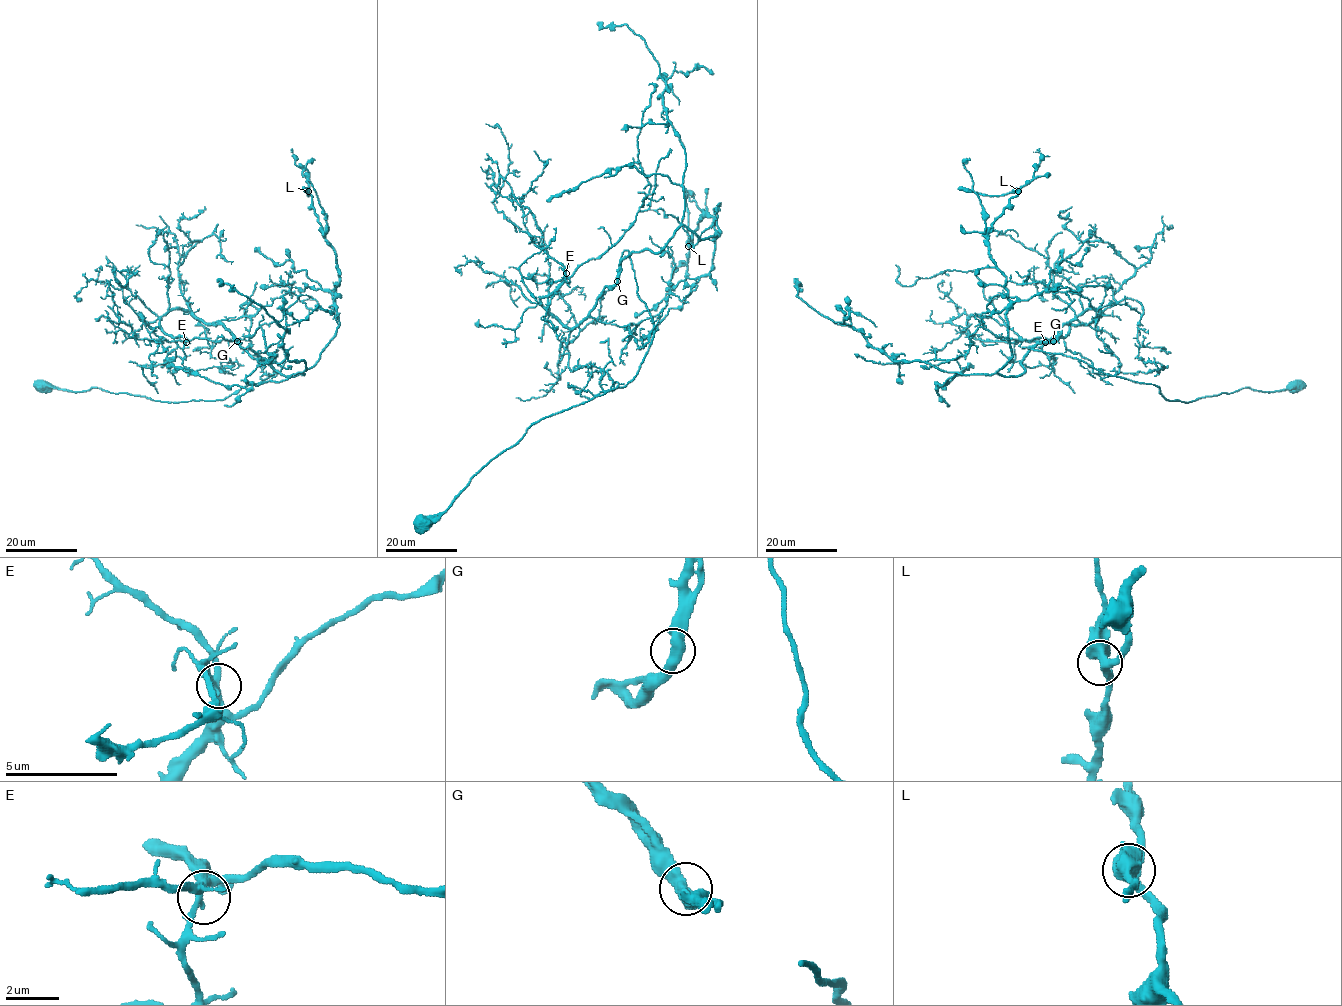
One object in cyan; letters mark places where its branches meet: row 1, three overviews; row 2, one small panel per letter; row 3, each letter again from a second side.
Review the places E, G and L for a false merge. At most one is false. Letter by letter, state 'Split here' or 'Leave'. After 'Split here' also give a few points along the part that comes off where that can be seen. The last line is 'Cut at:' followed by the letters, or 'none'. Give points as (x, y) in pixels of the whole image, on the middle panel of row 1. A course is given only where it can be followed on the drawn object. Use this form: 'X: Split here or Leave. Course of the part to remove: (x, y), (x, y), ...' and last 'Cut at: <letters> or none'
E: Leave
G: Leave
L: Leave
Cut at: none

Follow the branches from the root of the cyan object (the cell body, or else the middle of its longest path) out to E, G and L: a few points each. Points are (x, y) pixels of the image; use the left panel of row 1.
E: (43, 386), (188, 402), (270, 376), (247, 316), (204, 324), (172, 308), (160, 327), (186, 342)
G: (43, 386), (71, 391), (100, 388), (169, 402), (220, 400), (274, 372), (265, 358), (236, 340)
L: (43, 386), (220, 400), (273, 374), (241, 347), (286, 376), (310, 368), (339, 323), (339, 270), (308, 191)

